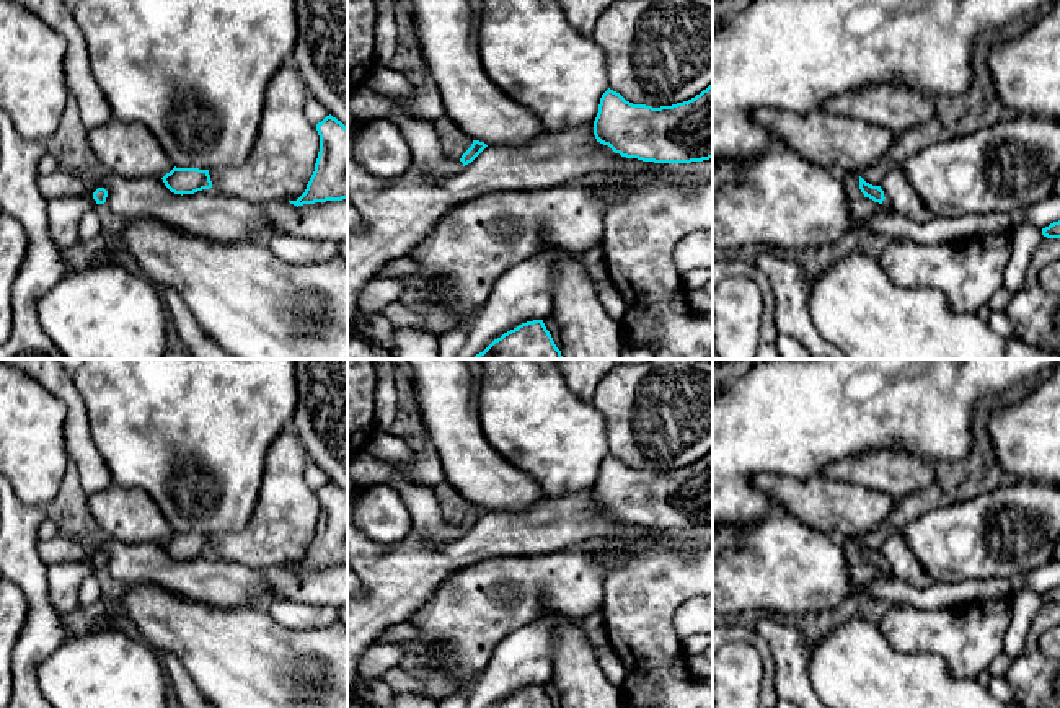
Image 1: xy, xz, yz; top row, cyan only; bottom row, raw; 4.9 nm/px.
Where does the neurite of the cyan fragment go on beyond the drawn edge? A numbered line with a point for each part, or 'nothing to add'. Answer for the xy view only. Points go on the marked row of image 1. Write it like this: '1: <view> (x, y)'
1: xy (64, 214)

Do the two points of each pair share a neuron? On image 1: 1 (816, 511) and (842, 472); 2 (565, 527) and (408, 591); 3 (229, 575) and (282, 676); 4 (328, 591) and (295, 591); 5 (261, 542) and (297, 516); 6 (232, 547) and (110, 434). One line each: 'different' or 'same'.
1: different
2: same
3: different
4: same
5: same
6: different

